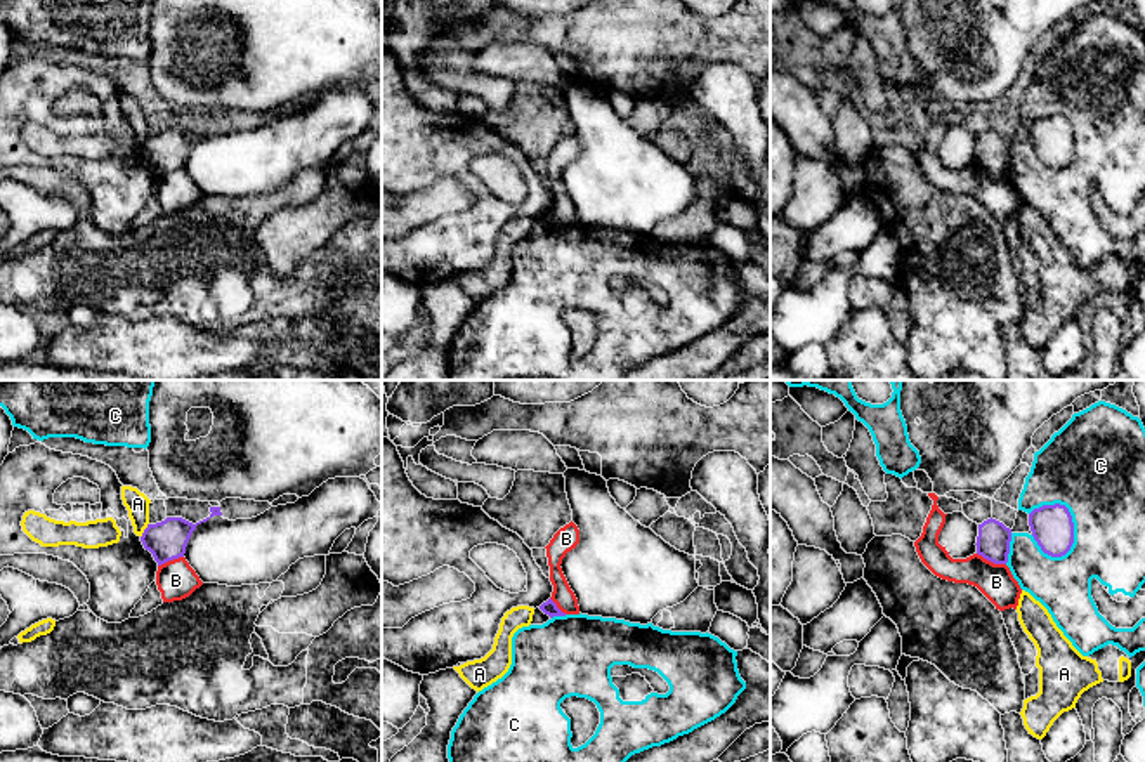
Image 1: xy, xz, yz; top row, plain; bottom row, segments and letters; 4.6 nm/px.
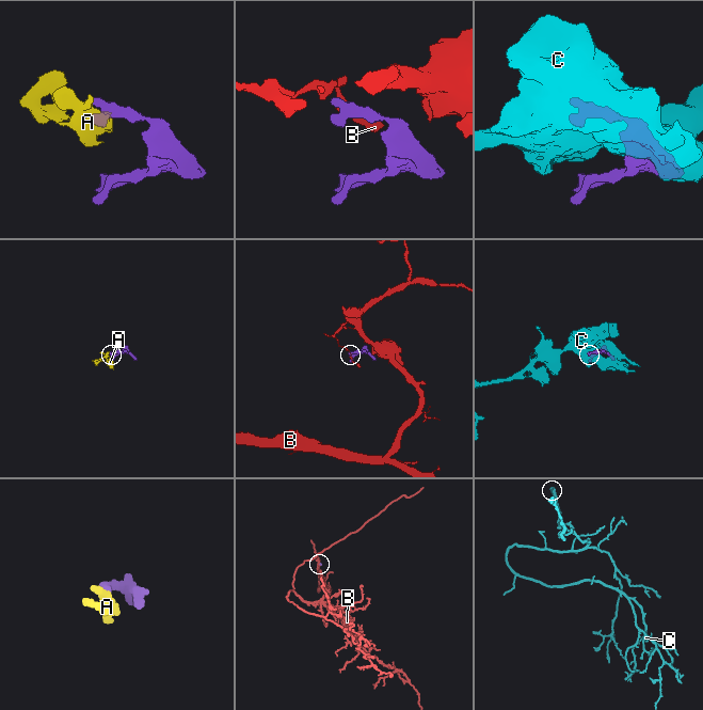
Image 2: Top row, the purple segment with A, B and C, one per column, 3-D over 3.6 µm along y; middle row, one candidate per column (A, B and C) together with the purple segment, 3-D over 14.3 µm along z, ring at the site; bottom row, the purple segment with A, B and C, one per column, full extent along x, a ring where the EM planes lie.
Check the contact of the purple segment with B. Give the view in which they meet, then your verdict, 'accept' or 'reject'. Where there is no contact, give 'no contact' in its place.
contact in yz; reject

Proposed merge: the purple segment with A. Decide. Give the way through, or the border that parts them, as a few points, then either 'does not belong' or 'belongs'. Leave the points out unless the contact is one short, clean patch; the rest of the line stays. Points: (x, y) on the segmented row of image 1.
along xy (148, 523), (141, 537) | does not belong

